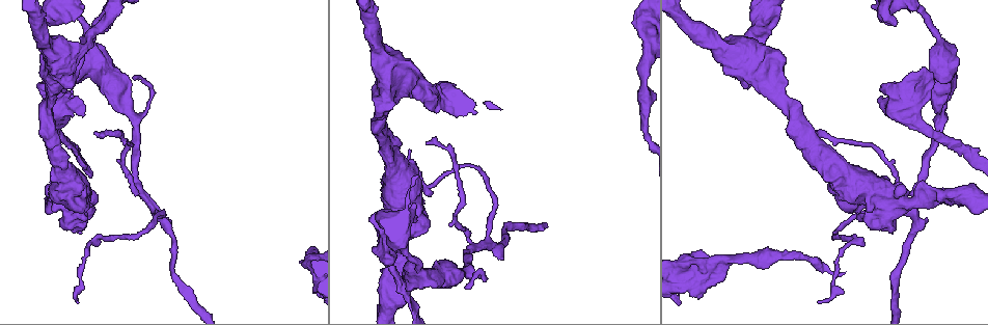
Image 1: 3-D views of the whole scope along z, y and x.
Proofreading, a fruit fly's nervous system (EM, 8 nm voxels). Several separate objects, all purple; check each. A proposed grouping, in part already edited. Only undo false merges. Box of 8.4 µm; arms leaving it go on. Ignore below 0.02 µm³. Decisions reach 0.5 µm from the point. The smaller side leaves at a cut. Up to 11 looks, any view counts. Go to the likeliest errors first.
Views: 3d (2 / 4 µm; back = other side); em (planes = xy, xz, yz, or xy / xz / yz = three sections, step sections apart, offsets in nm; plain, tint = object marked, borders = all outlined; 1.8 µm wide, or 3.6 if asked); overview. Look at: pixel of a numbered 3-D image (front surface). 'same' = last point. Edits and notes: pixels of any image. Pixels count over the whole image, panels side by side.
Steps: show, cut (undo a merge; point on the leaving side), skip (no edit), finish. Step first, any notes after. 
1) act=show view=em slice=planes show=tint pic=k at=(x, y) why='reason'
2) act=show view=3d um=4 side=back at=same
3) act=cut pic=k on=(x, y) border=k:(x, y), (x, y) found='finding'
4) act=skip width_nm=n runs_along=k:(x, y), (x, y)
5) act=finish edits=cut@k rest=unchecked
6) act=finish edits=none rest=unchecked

act=show view=em um=3.6 slice=planes show=tint pic=1 at=(907, 106) why='sharp bend'

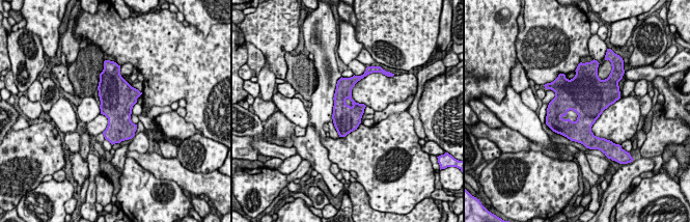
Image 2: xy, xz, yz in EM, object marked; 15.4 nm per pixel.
act=skip width_nm=460 found='all the same neuron'

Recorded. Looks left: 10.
act=show view=em um=3.6 slice=xz step=16 show=plain pic=1 at=(404, 200) why='sudden change in width'

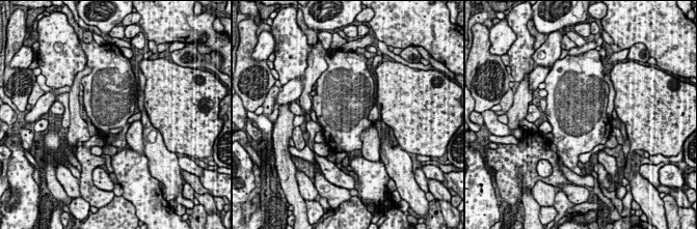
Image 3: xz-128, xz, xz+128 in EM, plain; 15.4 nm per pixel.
act=show view=em um=3.6 slice=xz step=16 show=tint at=same why='where the object lies'

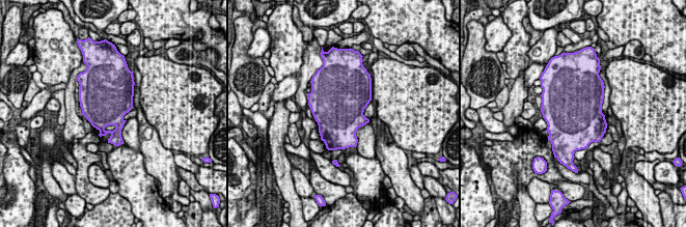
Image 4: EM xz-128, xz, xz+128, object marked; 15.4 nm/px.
act=skip width_nm=600 found='all the same neuron'

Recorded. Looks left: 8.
act=show view=3d um=4 pic=1 at=(52, 81) why='calibre changes'

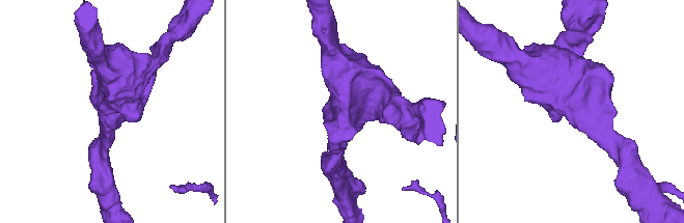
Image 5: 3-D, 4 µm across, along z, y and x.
act=show view=em slice=planes show=tint pic=5 at=(579, 107) arms=4

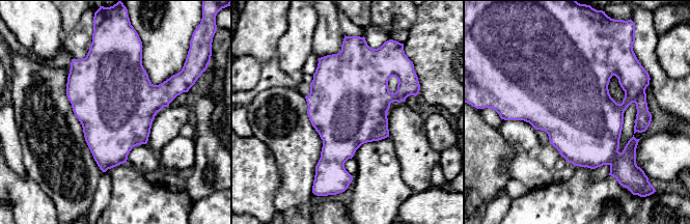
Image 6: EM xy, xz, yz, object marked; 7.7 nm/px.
act=skip found='continuous, no second neuron'

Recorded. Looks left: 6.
act=show view=em slice=xz step=16 show=tint pic=1 at=(486, 244) why='narrows sharply'

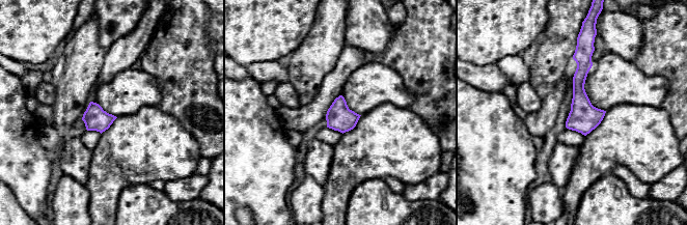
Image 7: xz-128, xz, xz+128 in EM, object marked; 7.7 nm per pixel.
act=show view=em slice=planes show=tint at=same

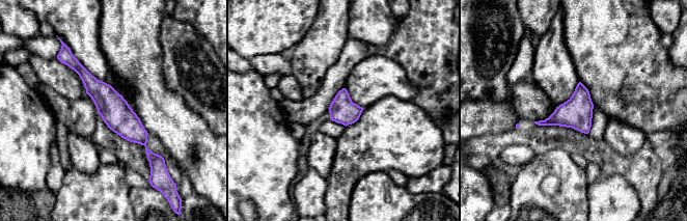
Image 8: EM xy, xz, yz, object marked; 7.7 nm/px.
act=skip width_nm=220 found='continuous, no second neuron'

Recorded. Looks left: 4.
act=finish edits=none rest=unchecked

